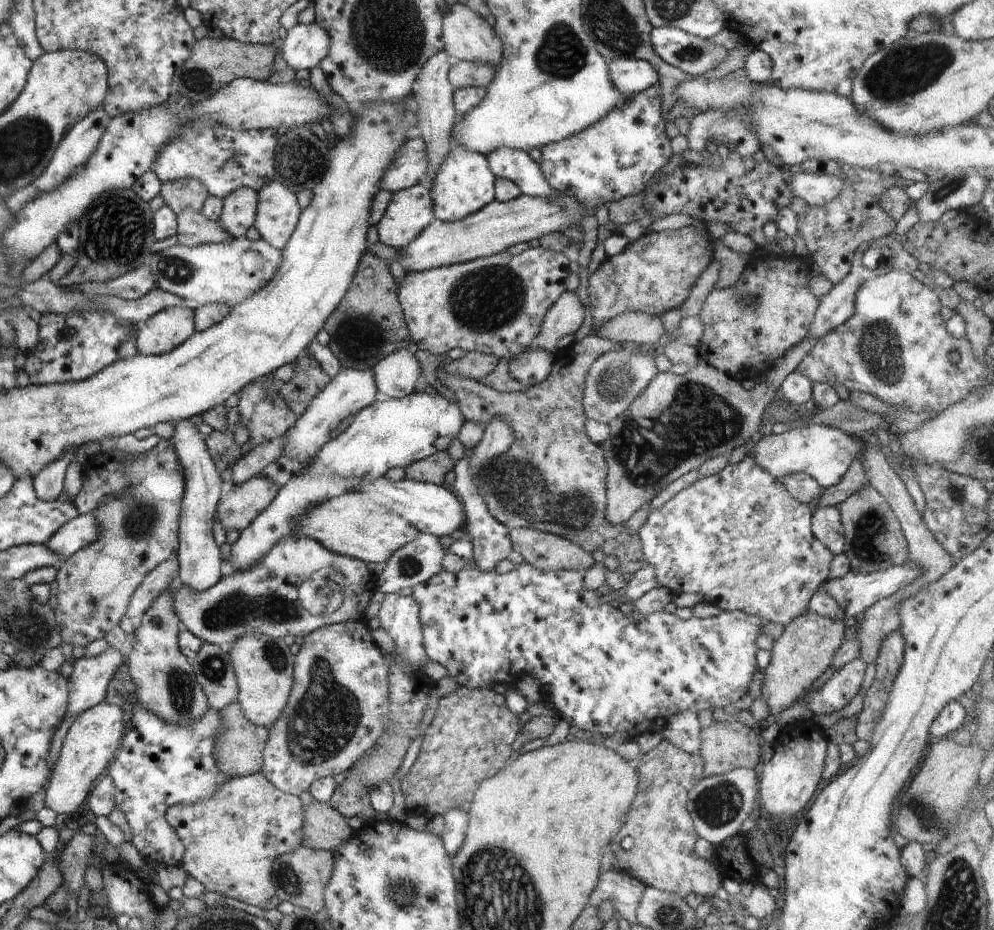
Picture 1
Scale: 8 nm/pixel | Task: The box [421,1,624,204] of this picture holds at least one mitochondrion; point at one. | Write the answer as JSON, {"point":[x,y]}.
{"point":[562,52]}

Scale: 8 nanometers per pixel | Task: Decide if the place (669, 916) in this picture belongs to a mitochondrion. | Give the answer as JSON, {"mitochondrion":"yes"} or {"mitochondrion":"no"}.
{"mitochondrion":"yes"}

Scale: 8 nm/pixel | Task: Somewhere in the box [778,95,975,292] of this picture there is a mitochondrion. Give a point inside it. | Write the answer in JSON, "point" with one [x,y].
{"point":[950,188]}

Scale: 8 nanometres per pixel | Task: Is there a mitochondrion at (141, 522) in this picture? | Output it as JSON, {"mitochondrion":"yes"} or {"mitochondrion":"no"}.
{"mitochondrion":"yes"}

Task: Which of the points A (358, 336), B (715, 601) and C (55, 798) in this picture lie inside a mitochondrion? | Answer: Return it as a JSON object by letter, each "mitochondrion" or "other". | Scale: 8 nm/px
{"A":"mitochondrion","B":"other","C":"other"}

